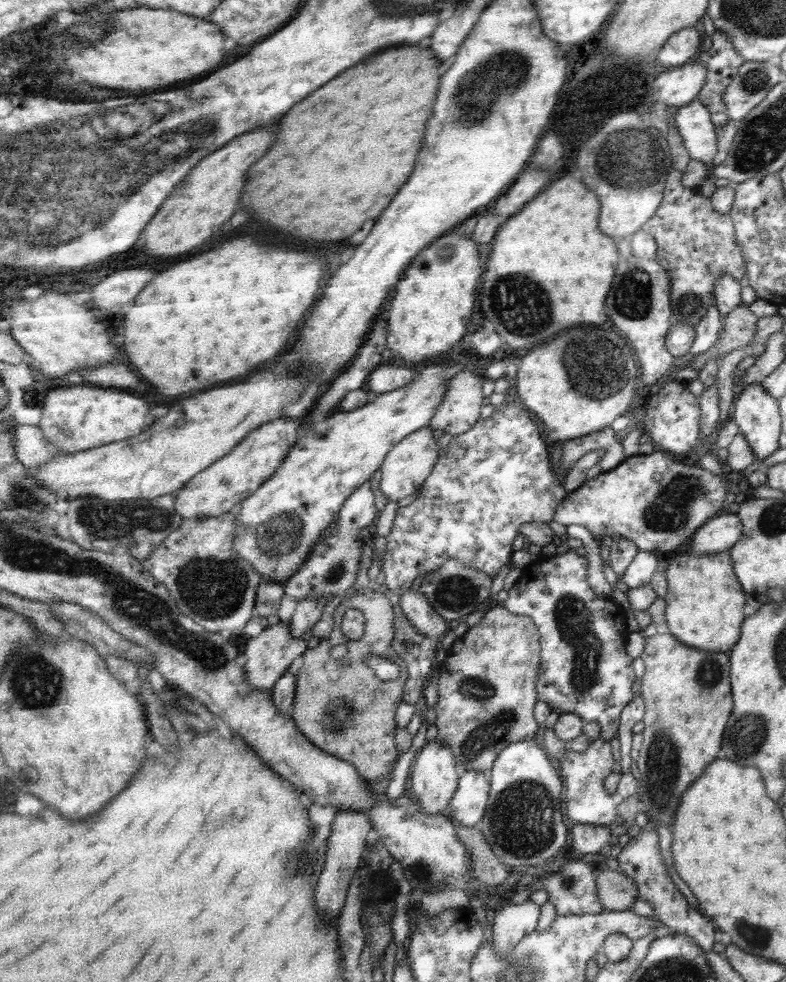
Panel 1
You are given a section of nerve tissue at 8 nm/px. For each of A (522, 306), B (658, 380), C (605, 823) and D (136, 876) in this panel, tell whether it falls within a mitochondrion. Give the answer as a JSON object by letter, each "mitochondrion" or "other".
{"A":"mitochondrion","B":"other","C":"other","D":"other"}

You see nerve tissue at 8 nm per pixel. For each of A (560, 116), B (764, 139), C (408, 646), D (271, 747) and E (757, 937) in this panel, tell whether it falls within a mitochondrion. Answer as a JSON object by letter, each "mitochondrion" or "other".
{"A":"other","B":"mitochondrion","C":"mitochondrion","D":"other","E":"mitochondrion"}

